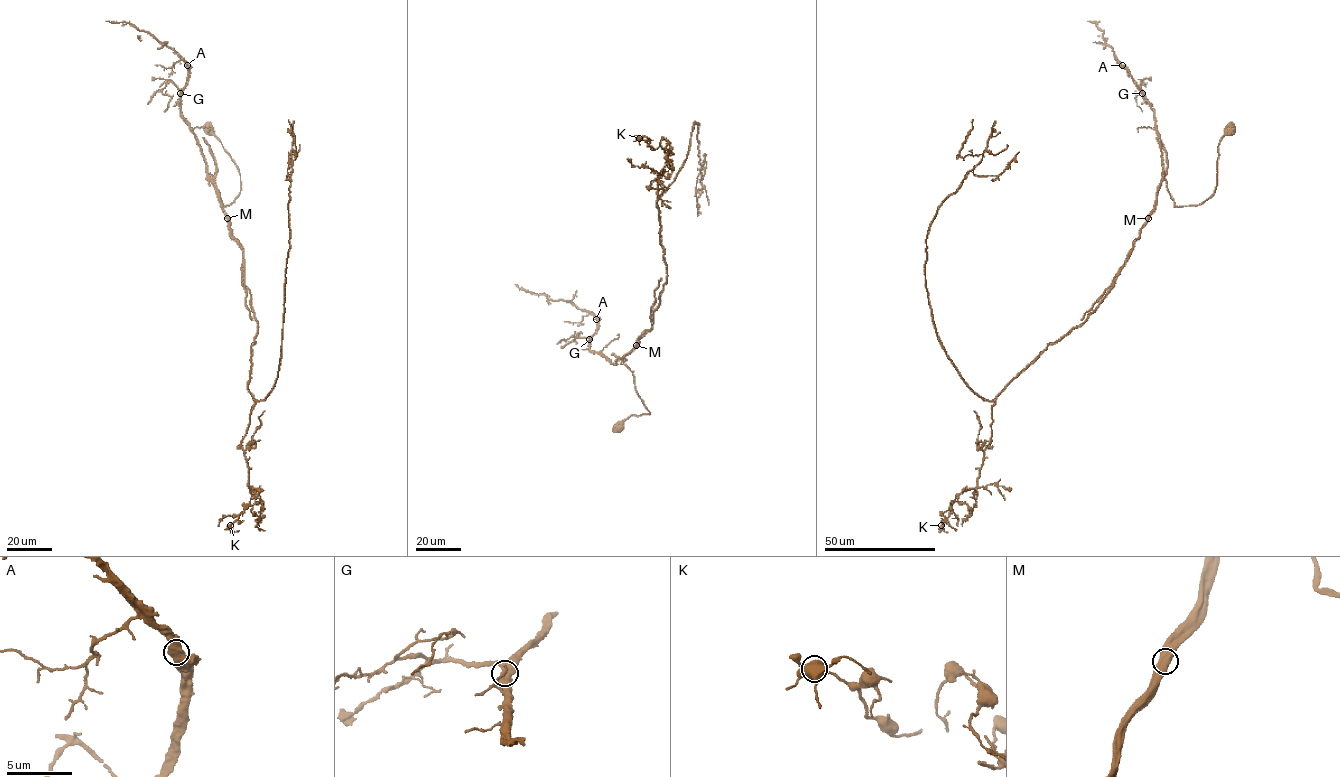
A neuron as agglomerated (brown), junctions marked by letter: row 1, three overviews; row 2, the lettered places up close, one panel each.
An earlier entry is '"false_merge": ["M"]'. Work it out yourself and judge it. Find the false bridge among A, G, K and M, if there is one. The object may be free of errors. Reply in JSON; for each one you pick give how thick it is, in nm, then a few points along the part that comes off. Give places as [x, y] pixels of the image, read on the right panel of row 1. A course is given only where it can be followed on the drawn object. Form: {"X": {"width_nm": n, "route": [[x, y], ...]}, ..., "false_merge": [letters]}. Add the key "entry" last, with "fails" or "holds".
{"M": {"width_nm": 700, "route": [[1148, 218], [1164, 179], [1178, 207], [1199, 205], [1209, 198], [1216, 186], [1218, 144], [1234, 124]]}, "false_merge": ["M"], "entry": "holds"}

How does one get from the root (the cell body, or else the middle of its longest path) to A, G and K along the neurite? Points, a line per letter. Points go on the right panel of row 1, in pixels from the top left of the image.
A: (1230, 129), (1219, 143), (1215, 192), (1198, 205), (1176, 206), (1162, 175), (1167, 157), (1154, 112), (1122, 65)
G: (1230, 129), (1219, 143), (1215, 192), (1198, 205), (1177, 207), (1162, 175), (1167, 157), (1154, 112), (1142, 93)
K: (1230, 129), (1215, 192), (1177, 207), (1164, 179), (1102, 302), (997, 396), (977, 486), (956, 495), (941, 525)

